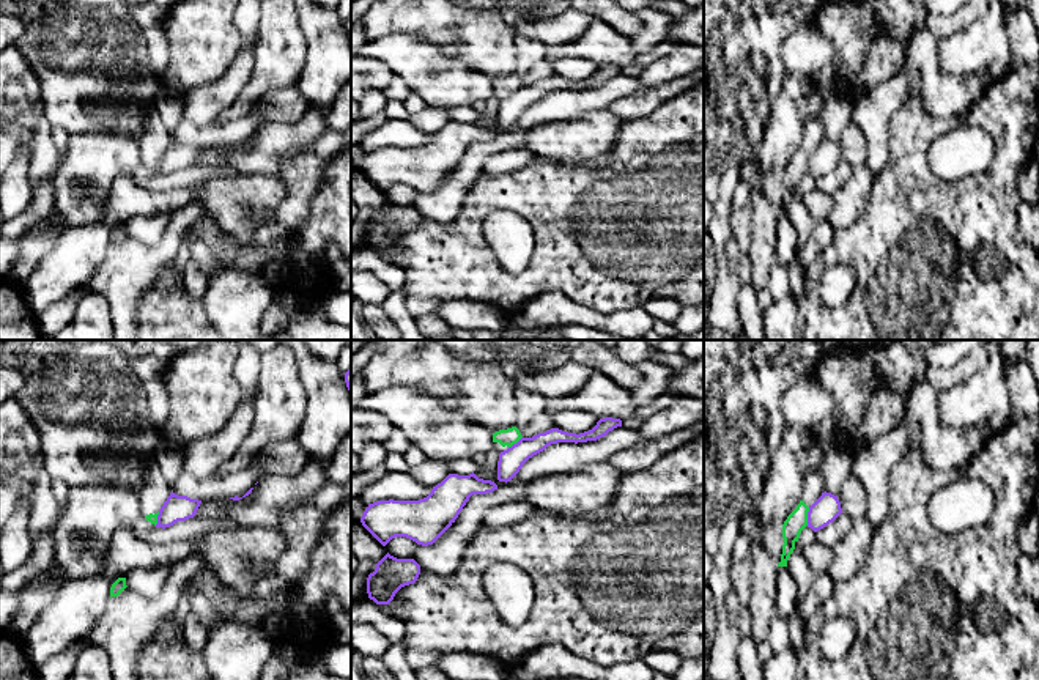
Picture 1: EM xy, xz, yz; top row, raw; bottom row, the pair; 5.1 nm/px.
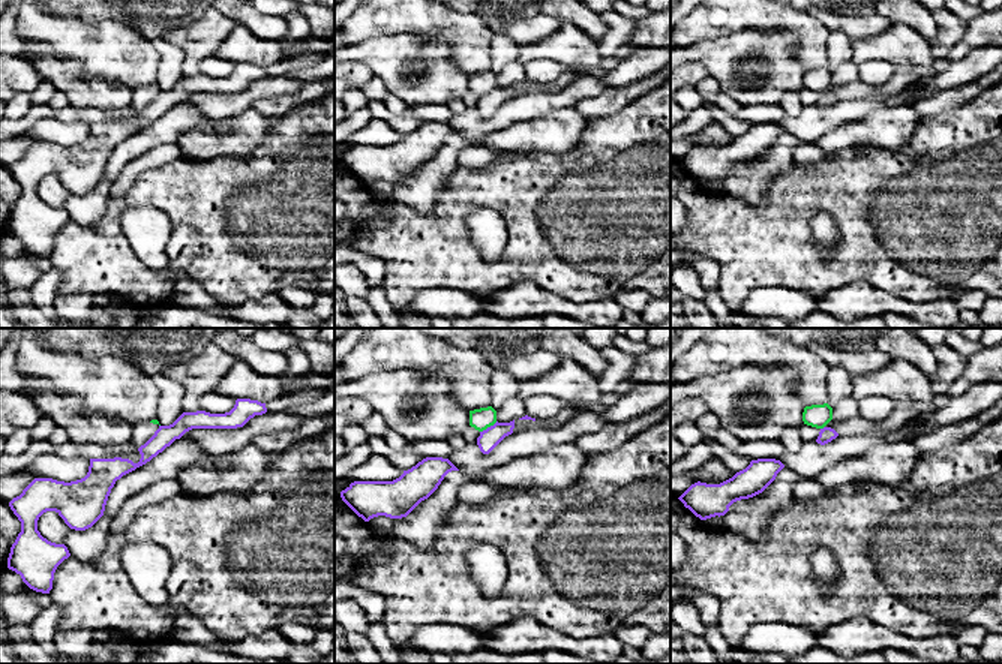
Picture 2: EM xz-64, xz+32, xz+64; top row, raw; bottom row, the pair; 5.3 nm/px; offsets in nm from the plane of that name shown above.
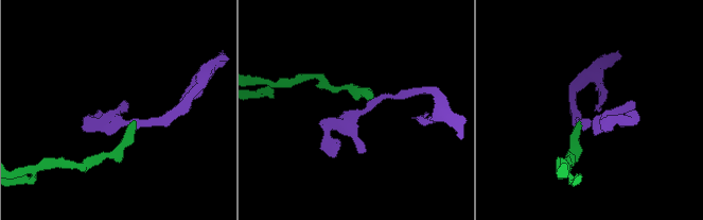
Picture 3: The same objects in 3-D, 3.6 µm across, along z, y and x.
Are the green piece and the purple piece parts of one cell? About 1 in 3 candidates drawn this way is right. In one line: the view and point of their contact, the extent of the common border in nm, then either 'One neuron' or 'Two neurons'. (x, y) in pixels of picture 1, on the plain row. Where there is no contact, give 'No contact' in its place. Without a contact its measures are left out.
Touches green at yz (806, 164). Shared border 100 nm. Two neurons

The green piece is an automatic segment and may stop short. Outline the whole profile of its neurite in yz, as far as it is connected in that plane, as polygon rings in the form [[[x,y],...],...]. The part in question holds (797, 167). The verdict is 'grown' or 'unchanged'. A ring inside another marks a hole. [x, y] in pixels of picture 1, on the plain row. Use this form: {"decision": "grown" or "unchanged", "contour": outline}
{"decision": "grown", "contour": [[[820,112],[804,124],[801,148],[782,172],[782,201],[778,214],[787,214],[801,178],[808,173],[809,154],[825,140]]]}

